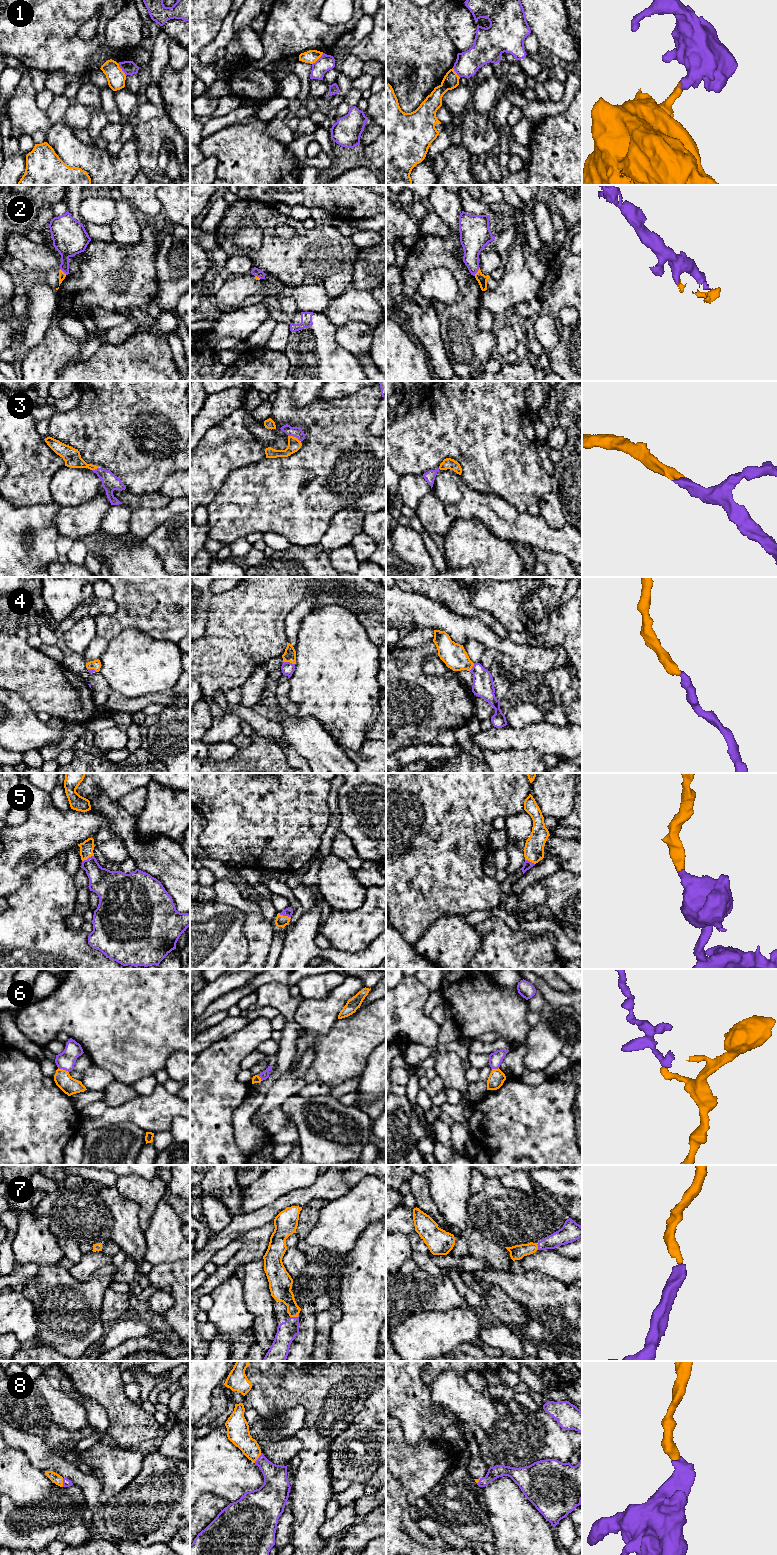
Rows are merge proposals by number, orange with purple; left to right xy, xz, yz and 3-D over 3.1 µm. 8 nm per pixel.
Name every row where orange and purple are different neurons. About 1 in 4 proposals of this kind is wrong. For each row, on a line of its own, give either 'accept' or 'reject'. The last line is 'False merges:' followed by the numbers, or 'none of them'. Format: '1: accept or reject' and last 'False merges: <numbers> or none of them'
1: reject
2: reject
3: accept
4: accept
5: accept
6: reject
7: accept
8: accept
False merges: 1, 2, 6

